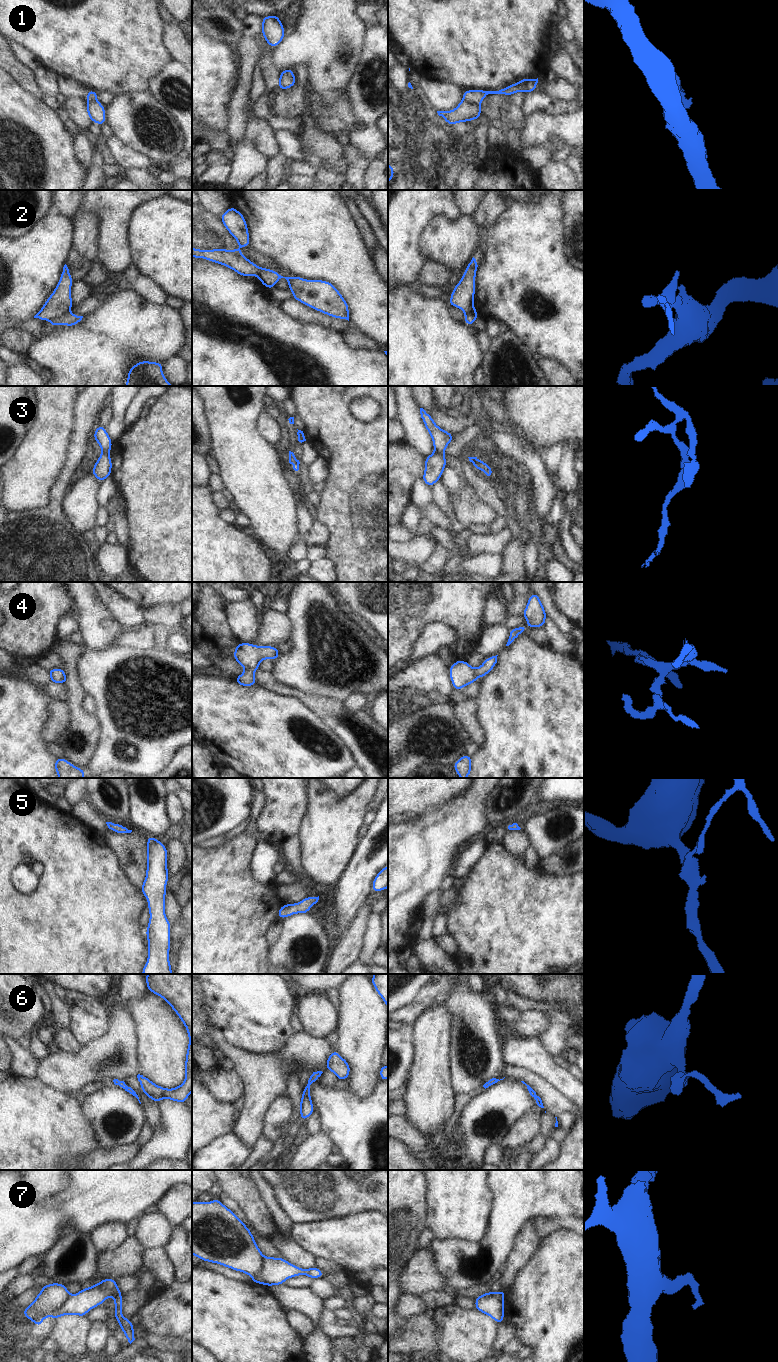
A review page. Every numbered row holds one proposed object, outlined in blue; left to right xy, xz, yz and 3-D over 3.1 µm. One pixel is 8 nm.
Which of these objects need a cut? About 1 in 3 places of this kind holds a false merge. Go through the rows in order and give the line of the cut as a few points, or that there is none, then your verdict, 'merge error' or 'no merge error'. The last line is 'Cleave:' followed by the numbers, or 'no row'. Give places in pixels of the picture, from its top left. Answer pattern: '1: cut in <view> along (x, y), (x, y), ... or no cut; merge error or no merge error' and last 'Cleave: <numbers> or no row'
1: cut in yz along (463, 99), (479, 105); merge error
2: cut in xy along (68, 311), (51, 319); merge error
3: cut in yz along (435, 451), (443, 454); merge error
4: no cut; no merge error
5: no cut; no merge error
6: no cut; no merge error
7: cut in xz along (264, 1257), (264, 1268), (261, 1277), (270, 1285); merge error
Cleave: 1, 2, 3, 7

